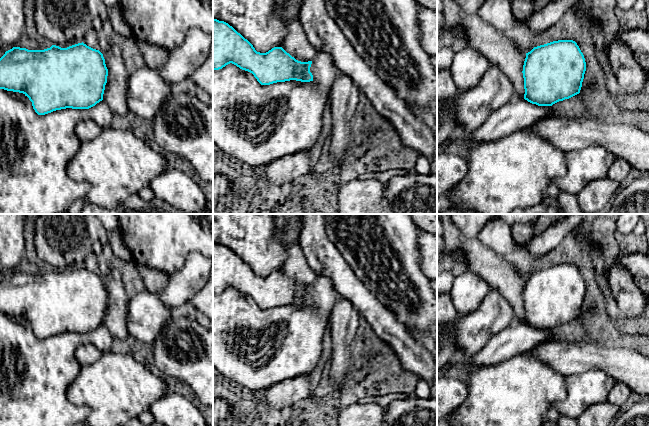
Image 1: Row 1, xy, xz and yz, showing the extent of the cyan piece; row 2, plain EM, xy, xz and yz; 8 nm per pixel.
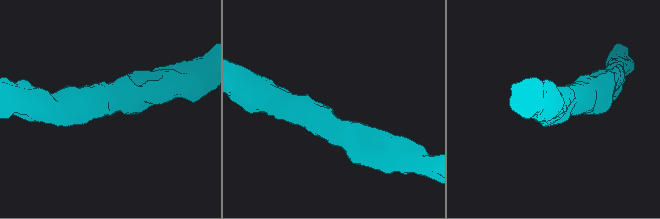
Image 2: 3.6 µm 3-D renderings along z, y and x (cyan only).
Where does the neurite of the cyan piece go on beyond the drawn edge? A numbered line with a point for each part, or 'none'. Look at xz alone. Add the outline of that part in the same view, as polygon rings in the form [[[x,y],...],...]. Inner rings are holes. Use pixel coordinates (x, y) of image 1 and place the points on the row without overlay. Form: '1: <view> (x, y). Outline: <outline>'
none

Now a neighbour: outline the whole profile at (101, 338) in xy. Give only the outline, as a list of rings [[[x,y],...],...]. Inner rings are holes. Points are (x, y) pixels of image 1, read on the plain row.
[[[0,313],[0,426],[74,426],[84,423],[90,413],[89,407],[74,405],[67,397],[68,387],[81,368],[75,356],[76,349],[90,343],[103,353],[110,352],[113,341],[114,337],[103,324],[89,333],[66,332],[38,339],[25,318]]]

